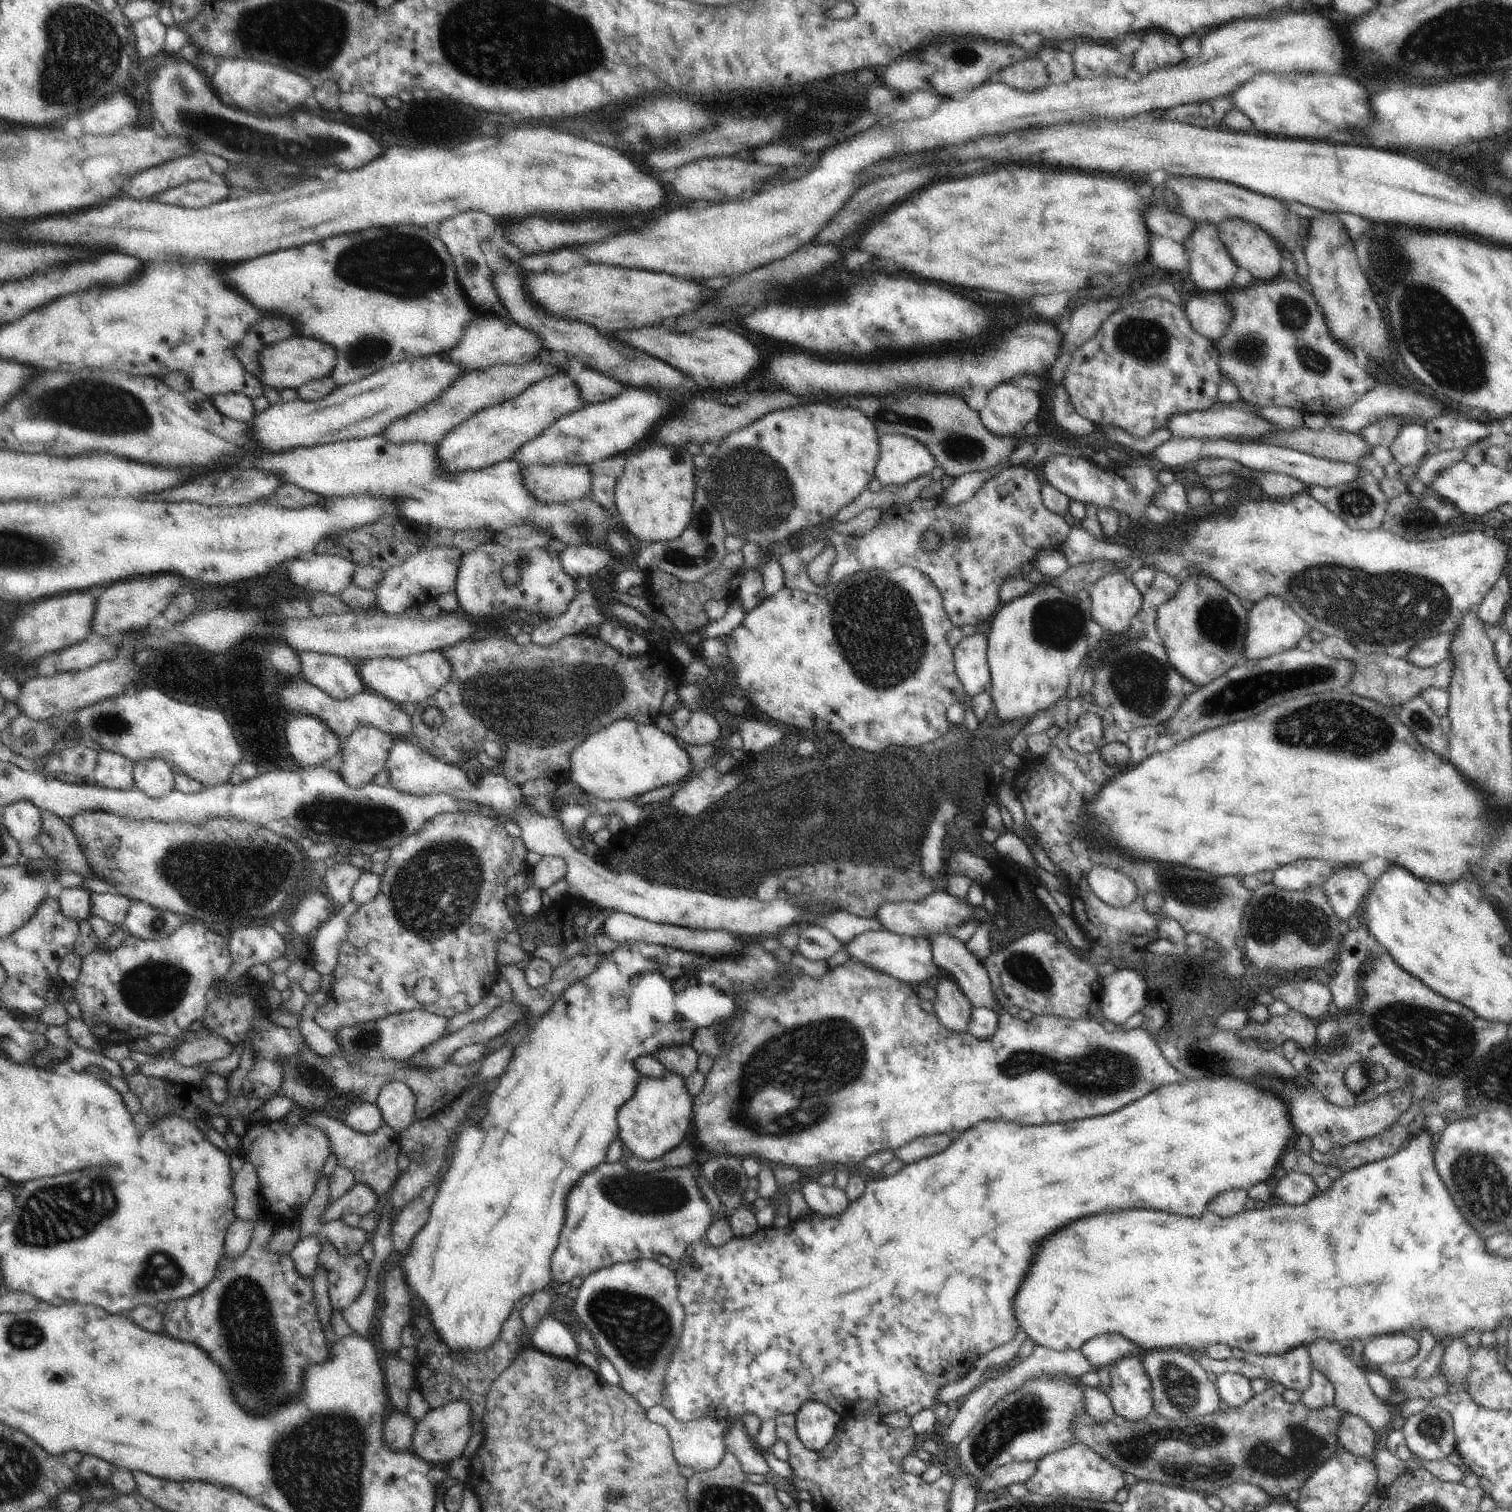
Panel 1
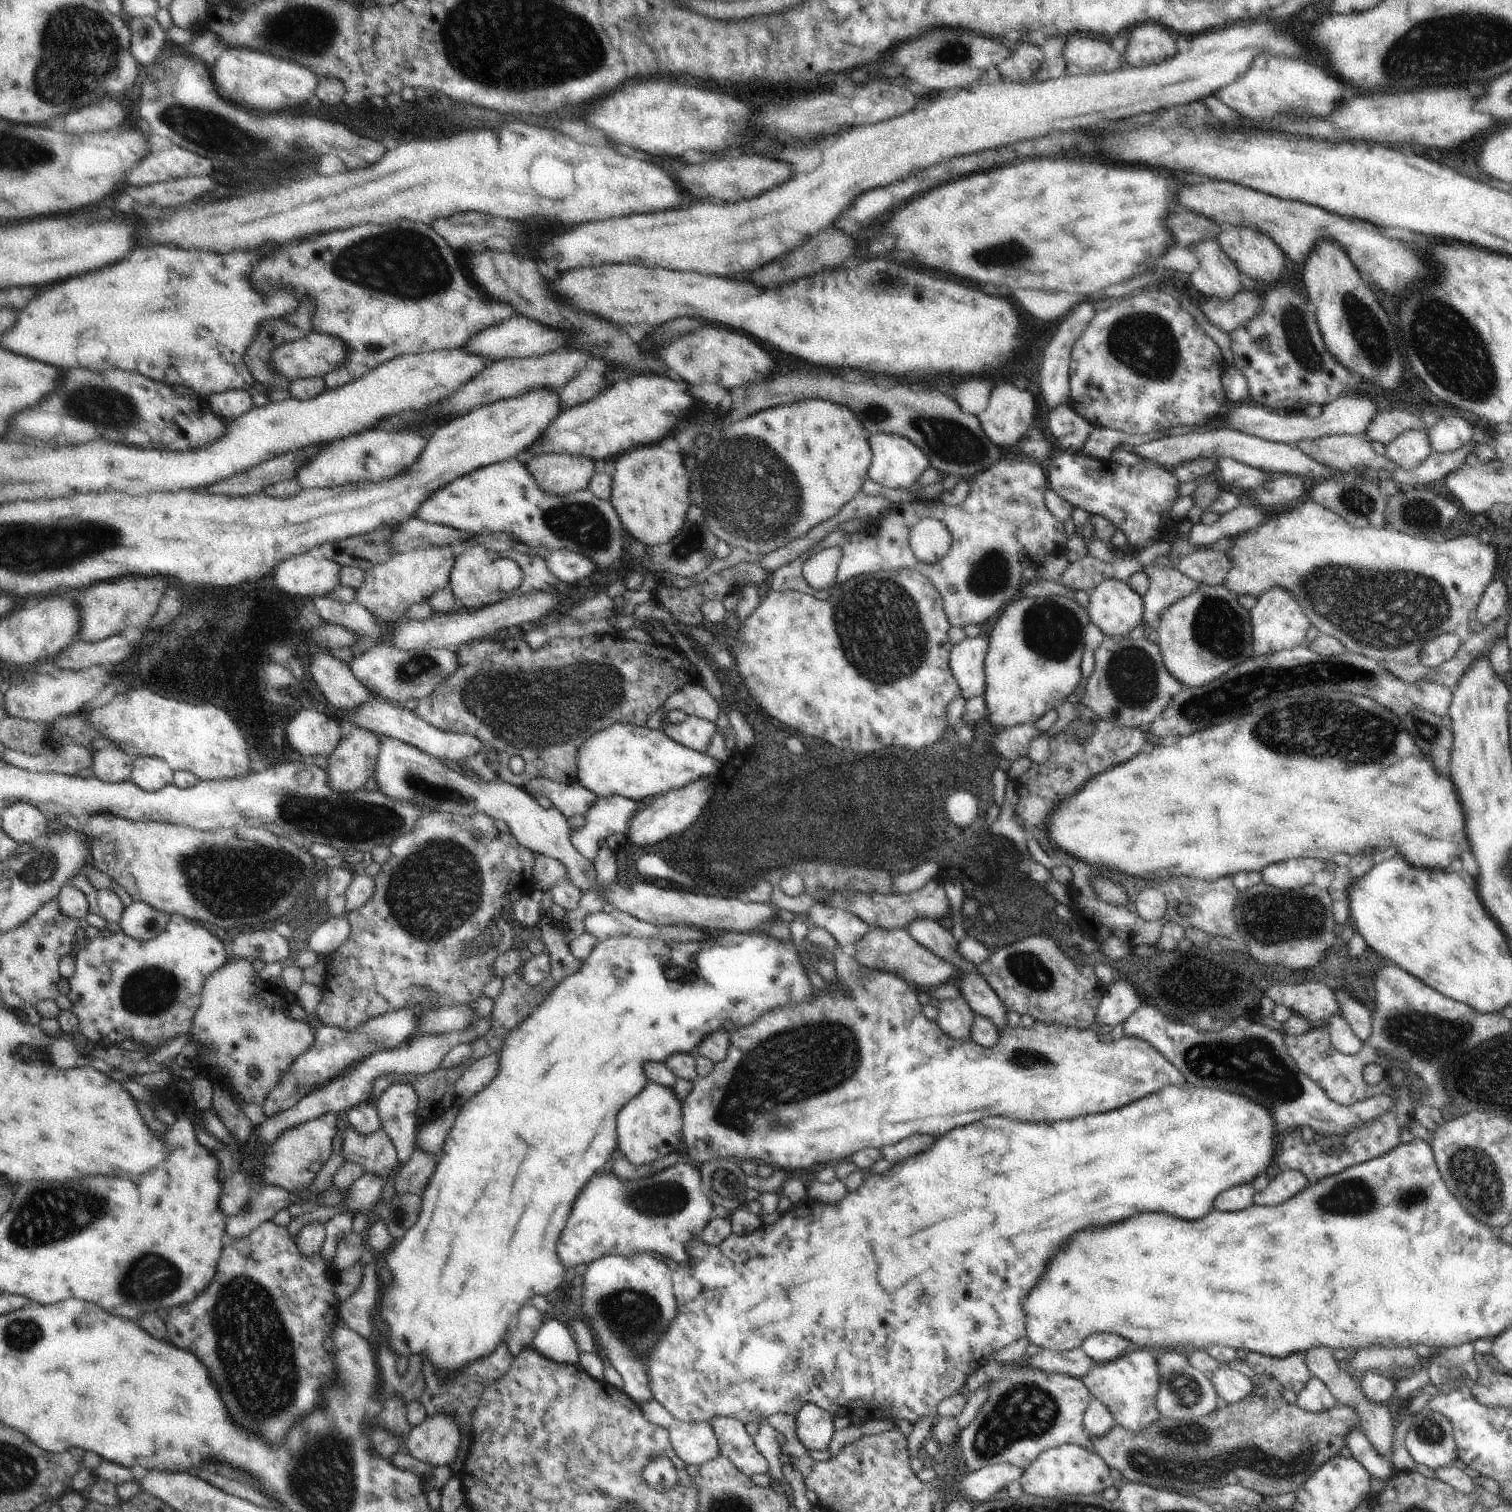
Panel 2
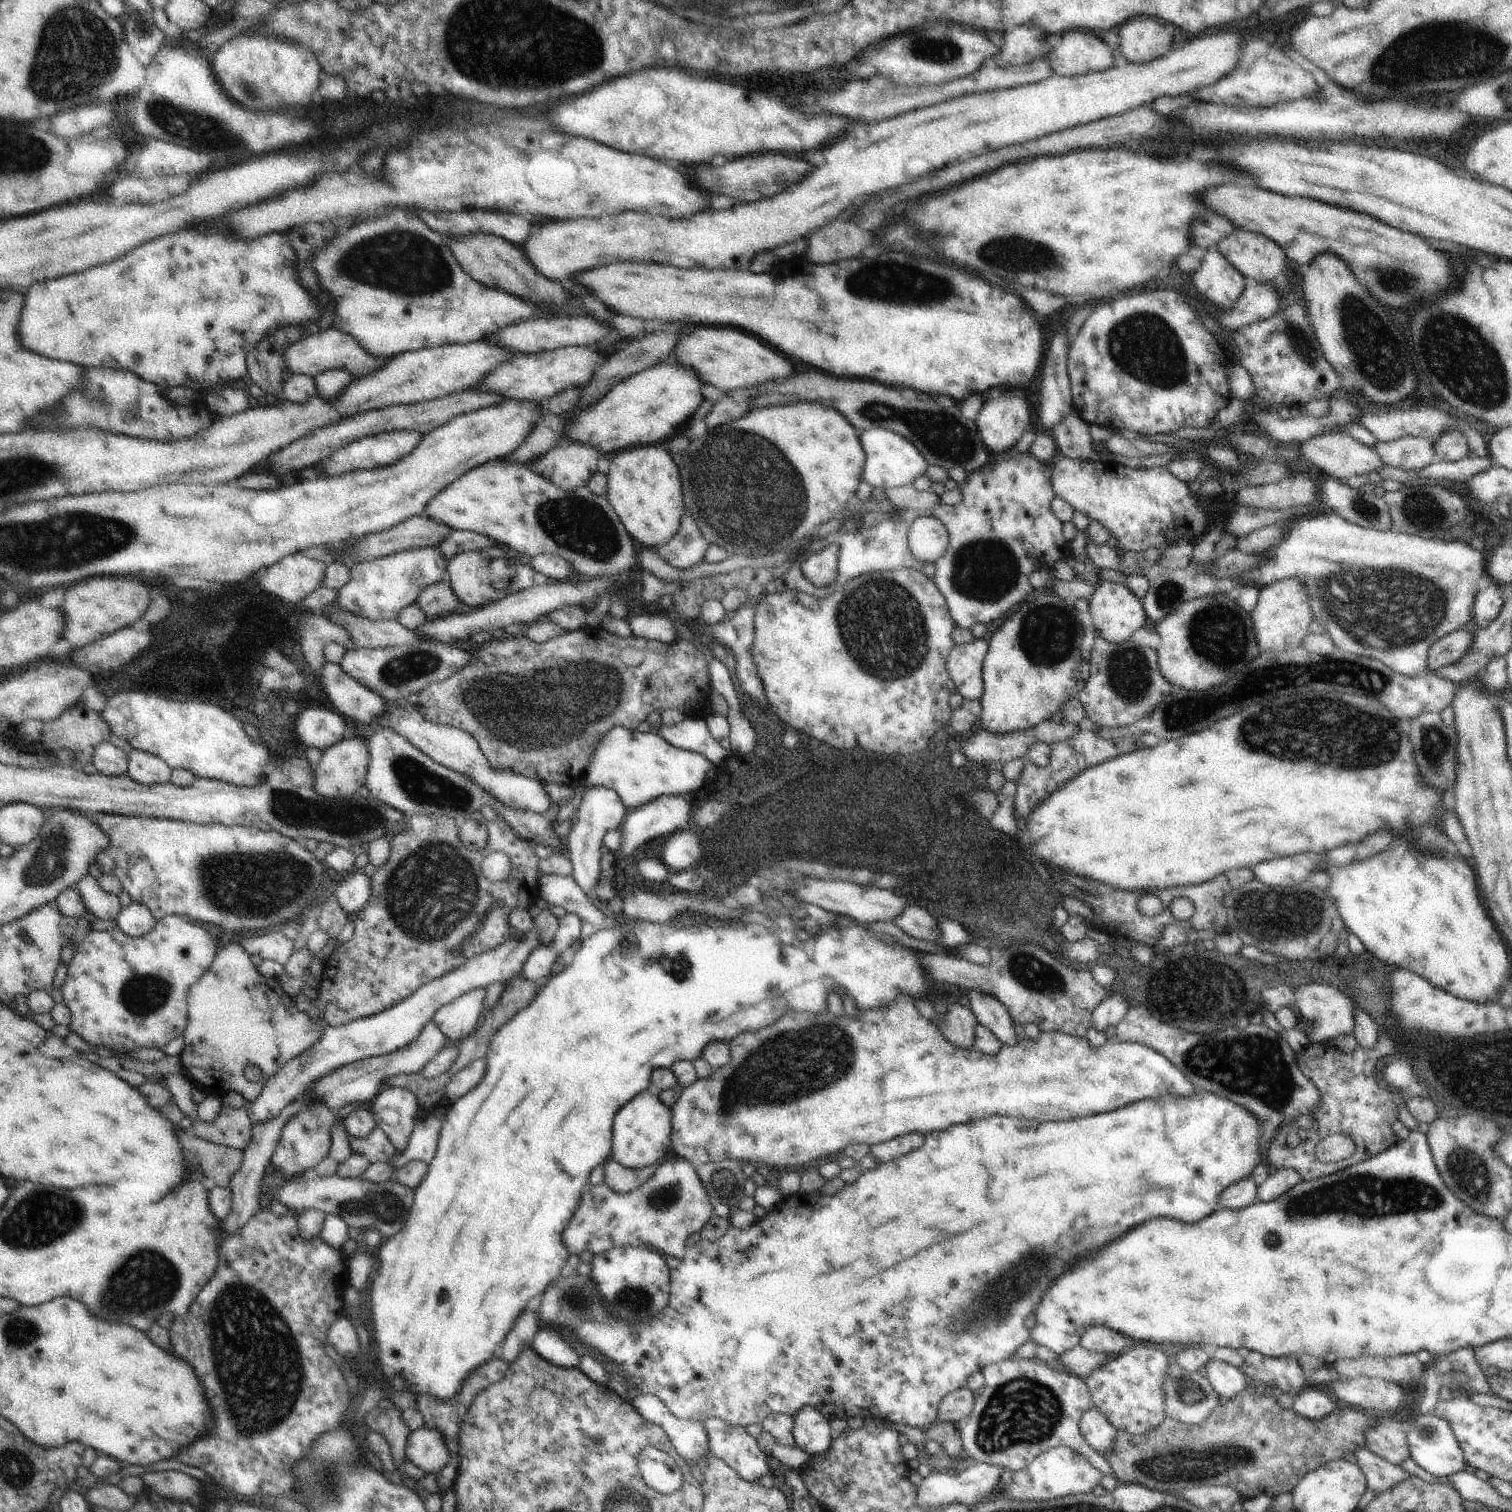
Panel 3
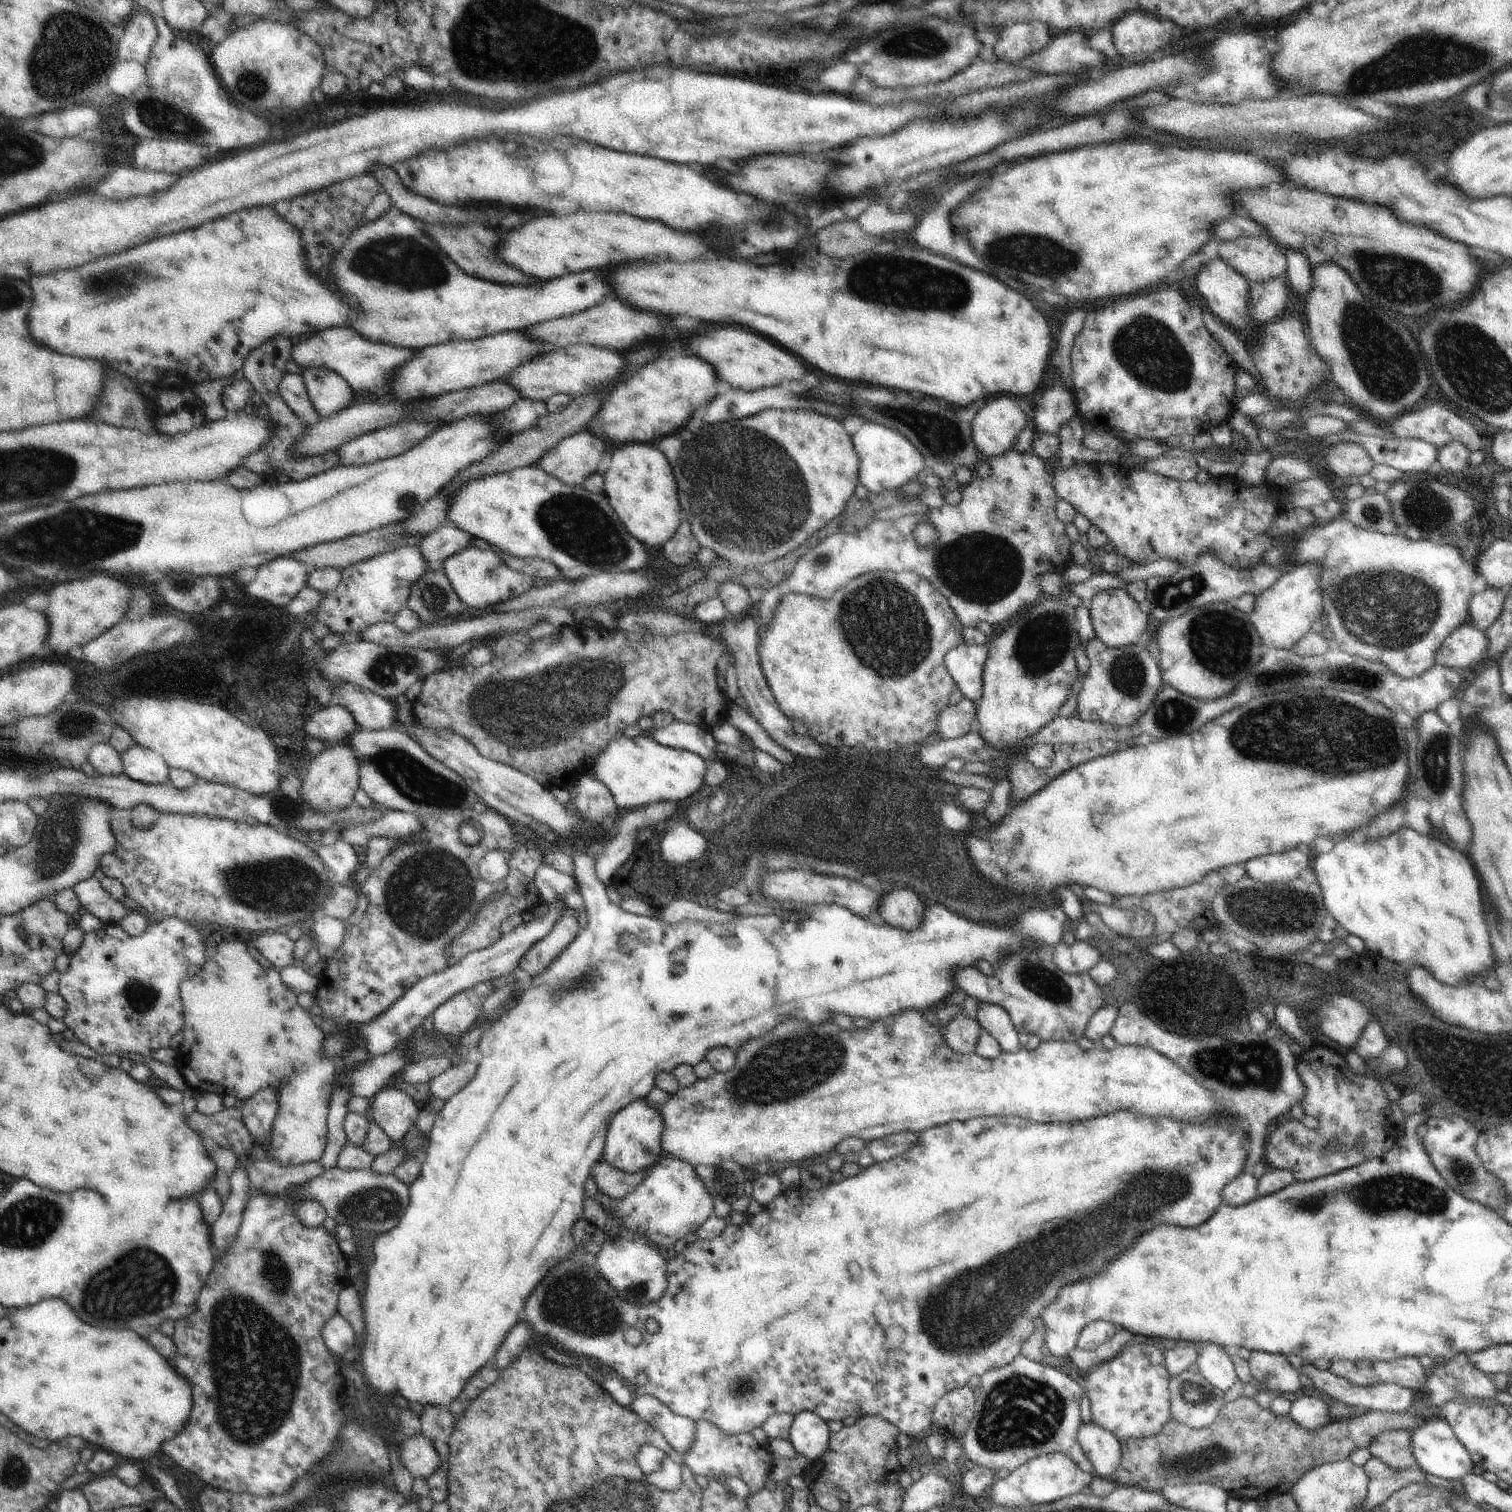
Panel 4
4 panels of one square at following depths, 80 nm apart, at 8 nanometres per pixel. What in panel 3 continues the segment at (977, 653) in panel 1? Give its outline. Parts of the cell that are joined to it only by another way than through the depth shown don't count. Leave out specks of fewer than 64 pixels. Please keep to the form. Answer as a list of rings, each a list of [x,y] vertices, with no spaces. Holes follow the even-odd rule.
[[[982,637],[954,645],[947,658],[947,669],[954,681],[956,692],[964,699],[981,700],[983,695],[983,660],[989,642]]]

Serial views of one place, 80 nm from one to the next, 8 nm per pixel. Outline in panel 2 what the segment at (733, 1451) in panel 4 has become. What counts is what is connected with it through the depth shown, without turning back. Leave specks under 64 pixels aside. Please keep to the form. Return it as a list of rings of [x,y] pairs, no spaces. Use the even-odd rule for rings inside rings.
[[[715,1417],[712,1423],[720,1455],[728,1457],[741,1473],[752,1477],[769,1472],[769,1462],[758,1452],[745,1424],[732,1417]]]

